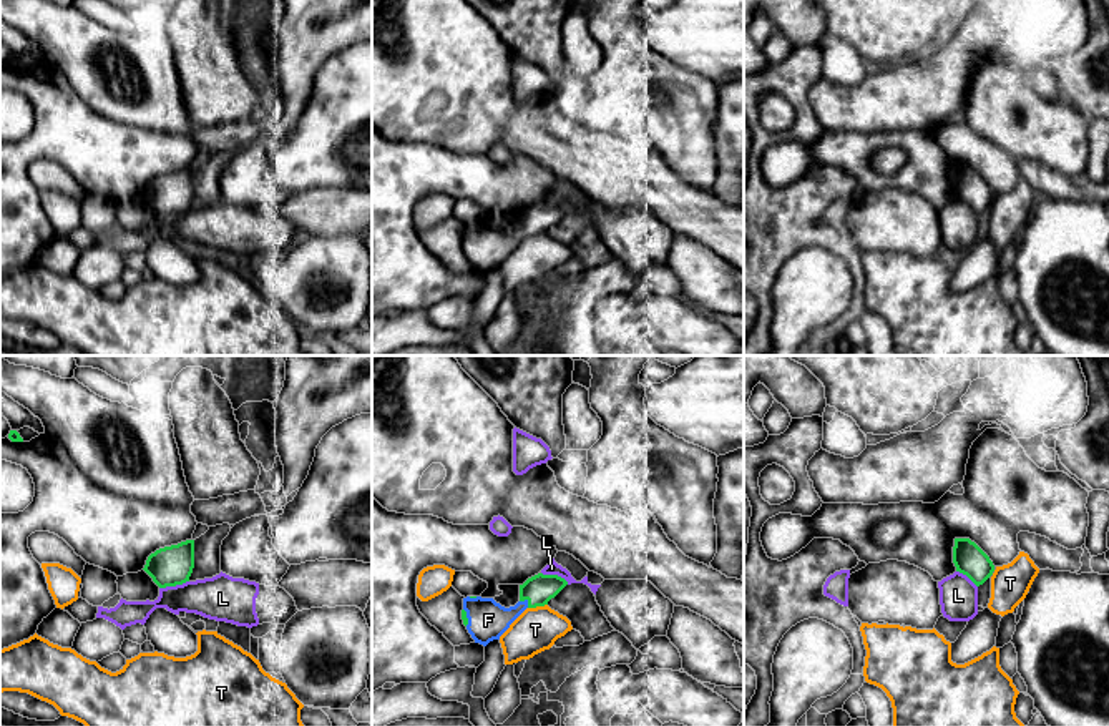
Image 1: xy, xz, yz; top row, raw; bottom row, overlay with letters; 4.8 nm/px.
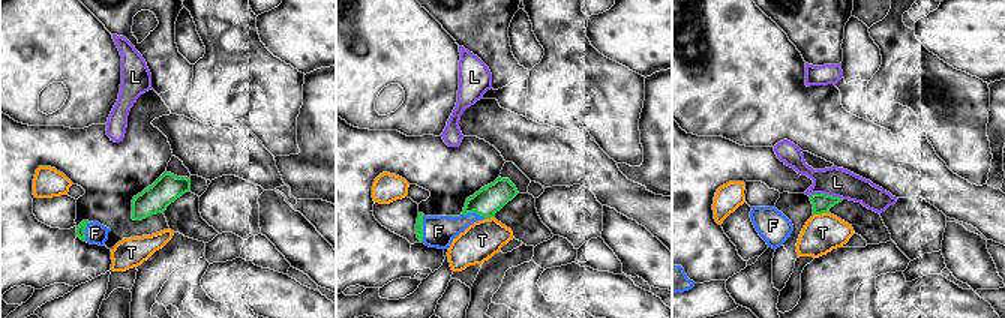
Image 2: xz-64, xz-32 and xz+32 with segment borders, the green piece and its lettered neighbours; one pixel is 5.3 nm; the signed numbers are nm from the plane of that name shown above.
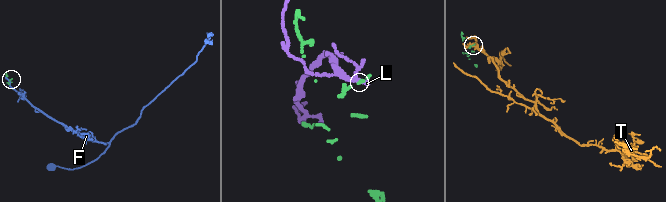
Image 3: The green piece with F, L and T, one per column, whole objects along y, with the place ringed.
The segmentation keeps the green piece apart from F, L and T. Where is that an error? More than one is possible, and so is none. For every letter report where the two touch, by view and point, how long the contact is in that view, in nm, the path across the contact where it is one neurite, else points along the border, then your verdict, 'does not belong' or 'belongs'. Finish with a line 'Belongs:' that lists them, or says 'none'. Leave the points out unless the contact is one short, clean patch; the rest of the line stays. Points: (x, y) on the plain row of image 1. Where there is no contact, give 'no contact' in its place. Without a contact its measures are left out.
F: contact xz (528, 230); length 60 nm; belongs
L: contact xy (173, 213); length 150 nm; border xy (188, 208), (160, 216); does not belong
T: contact xz (537, 233); length 100 nm; does not belong
Belongs: F

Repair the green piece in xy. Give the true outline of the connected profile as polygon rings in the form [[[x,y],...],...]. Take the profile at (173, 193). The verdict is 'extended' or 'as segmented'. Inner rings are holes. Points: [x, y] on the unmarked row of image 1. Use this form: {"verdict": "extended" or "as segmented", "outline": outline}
{"verdict": "as segmented", "outline": [[[186,168],[151,181],[143,198],[159,216],[166,216],[189,209],[193,196],[194,168]]]}

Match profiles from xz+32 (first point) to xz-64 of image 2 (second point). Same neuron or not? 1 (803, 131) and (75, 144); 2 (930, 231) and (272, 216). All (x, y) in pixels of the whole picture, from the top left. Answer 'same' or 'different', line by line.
1: different
2: different

